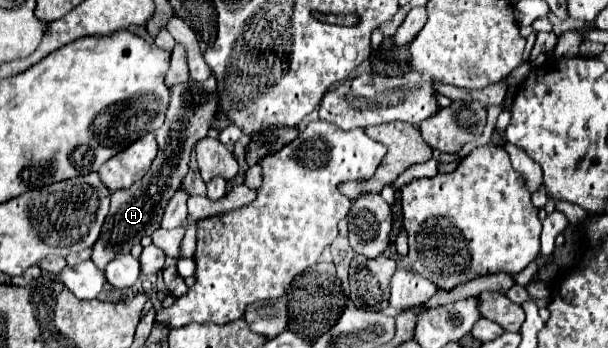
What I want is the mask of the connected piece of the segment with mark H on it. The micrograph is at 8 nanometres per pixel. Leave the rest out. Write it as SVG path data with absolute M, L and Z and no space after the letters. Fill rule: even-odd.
M210 76L204 82L188 80L184 84L170 88L170 106L166 112L166 120L162 128L156 130L158 156L154 158L150 170L134 186L130 186L128 190L112 192L110 212L106 216L98 242L92 246L92 256L90 256L90 260L100 270L104 270L106 264L112 262L112 258L116 258L118 254L128 254L134 242L138 244L144 236L152 236L154 230L158 230L168 200L176 194L182 180L186 178L190 152L194 144L208 134L216 110L218 110L218 96L216 96L214 76Z

